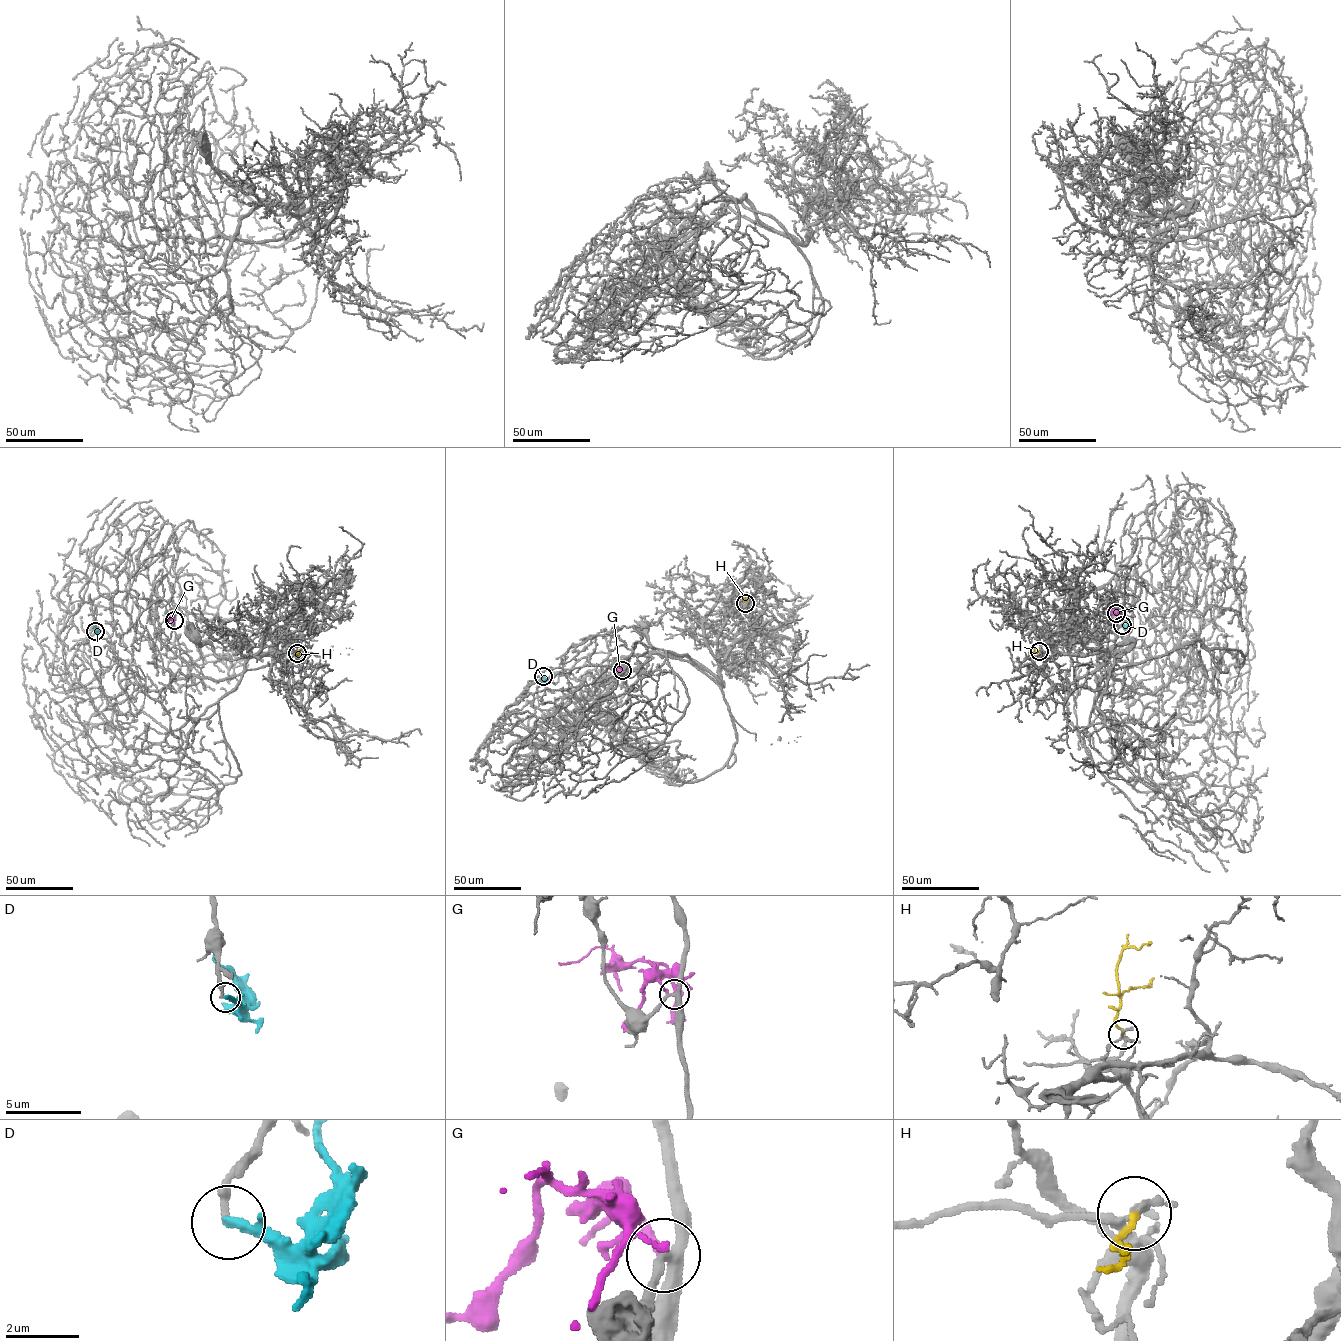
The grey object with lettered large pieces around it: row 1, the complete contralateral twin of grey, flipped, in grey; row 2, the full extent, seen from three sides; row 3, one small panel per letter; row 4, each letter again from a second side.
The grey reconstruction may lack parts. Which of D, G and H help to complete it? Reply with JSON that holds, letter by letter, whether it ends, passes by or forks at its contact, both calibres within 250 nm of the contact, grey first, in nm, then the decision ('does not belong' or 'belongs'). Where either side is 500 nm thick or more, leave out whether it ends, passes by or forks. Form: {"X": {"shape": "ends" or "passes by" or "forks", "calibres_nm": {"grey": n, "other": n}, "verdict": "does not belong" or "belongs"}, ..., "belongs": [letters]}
{"D": {"shape": "ends", "calibres_nm": {"grey": 280, "other": 280}, "verdict": "does not belong"}, "G": {"shape": "ends", "calibres_nm": {"grey": 280, "other": 240}, "verdict": "does not belong"}, "H": {"shape": "ends", "calibres_nm": {"grey": 240, "other": 170}, "verdict": "belongs"}, "belongs": ["H"]}

